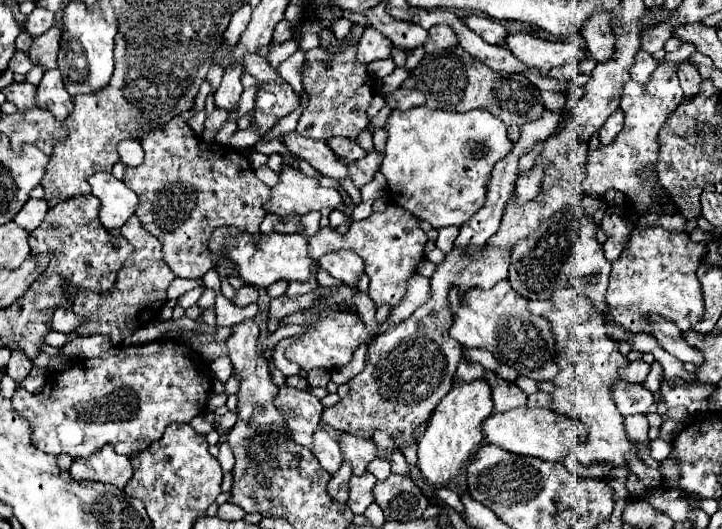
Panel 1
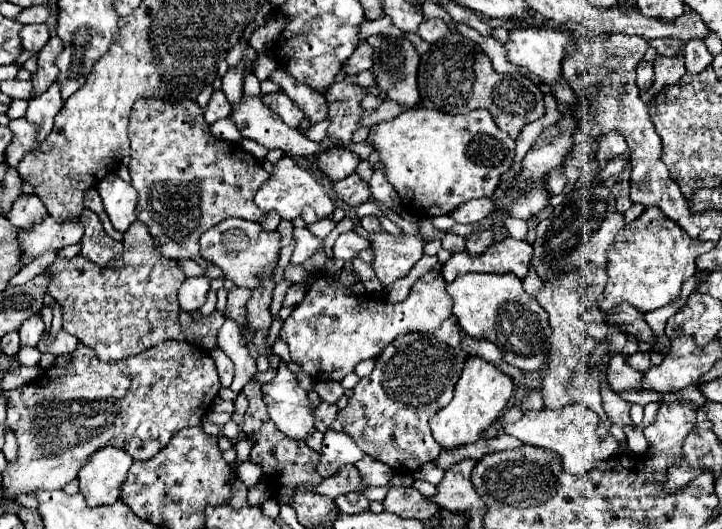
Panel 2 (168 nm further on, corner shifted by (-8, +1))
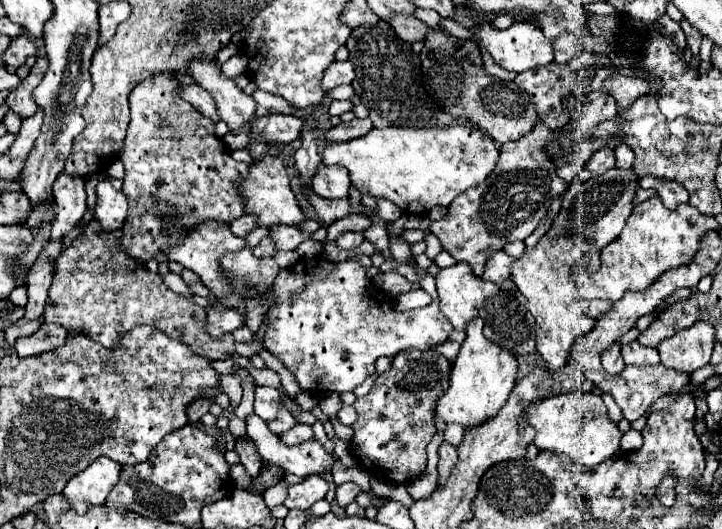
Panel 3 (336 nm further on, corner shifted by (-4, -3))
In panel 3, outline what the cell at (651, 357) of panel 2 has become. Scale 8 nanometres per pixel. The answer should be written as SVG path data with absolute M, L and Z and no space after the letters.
M637 341L621 347L623 359L627 365L653 365L659 363L659 351L651 347L643 347Z

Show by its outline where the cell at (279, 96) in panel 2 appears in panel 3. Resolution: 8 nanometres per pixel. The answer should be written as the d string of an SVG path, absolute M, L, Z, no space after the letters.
M267 115L267 117L259 117L253 123L253 129L261 131L263 143L269 143L269 139L273 139L273 143L287 145L299 139L303 121L305 121L303 117L295 117L295 115Z

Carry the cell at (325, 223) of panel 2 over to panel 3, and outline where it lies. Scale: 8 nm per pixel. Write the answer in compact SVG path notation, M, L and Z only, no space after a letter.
M277 225L269 227L269 239L275 243L275 249L281 251L293 251L299 243L307 241L311 235L301 231L299 227L287 227L287 225Z

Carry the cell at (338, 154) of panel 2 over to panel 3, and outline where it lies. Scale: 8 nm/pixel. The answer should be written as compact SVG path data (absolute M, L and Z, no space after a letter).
M319 165L319 173L313 179L313 191L317 191L317 195L321 195L323 199L343 199L349 195L349 187L351 181L345 167Z

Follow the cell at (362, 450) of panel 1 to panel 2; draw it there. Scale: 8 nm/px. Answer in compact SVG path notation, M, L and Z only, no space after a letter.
M329 429L323 437L321 463L319 463L317 471L323 477L337 475L343 465L347 465L347 463L355 465L363 457L365 457L365 453L361 451L361 447L357 447L357 443L353 443L351 435L345 435L343 431Z

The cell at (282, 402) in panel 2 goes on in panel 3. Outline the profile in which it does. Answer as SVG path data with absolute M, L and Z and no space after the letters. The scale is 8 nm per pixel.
M257 387L255 389L255 413L261 419L271 421L277 417L277 409L279 409L279 391L273 387Z

